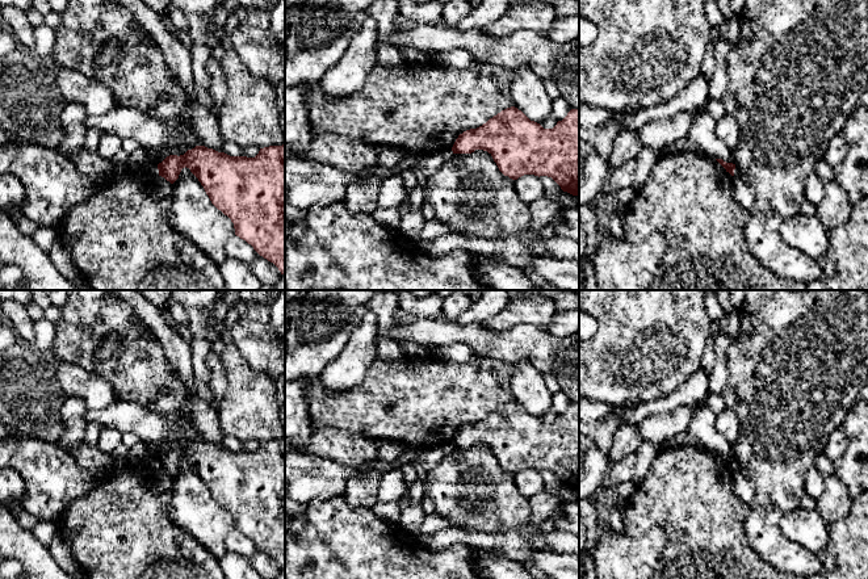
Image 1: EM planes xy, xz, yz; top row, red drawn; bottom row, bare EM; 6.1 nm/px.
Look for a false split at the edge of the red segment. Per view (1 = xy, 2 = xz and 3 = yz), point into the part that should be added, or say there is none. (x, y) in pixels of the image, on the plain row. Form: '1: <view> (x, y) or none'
1: none
2: none
3: none

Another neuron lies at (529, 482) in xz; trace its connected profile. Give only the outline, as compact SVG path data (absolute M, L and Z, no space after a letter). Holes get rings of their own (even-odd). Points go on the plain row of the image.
M524 469L515 474L515 483L520 494L529 500L537 494L545 492L544 479L534 469Z

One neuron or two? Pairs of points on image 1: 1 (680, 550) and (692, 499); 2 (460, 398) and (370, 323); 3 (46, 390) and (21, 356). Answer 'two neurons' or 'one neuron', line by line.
1: one neuron
2: two neurons
3: one neuron

